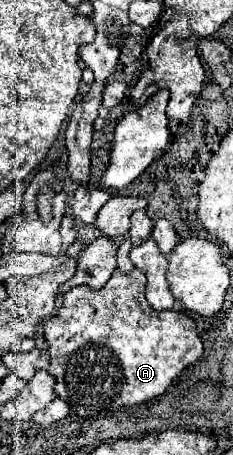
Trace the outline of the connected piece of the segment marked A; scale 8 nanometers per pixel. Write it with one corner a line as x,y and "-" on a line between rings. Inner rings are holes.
116,269
100,291
92,291
86,285
72,287
62,295
62,305
58,311
44,319
44,339
48,341
50,353
48,373
56,377
56,395
70,405
68,417
96,417
96,413
106,413
112,409
110,403
114,409
146,403
162,395
188,365
202,357
202,341
196,333
196,323
186,313
154,311
144,297
144,285
146,277
138,269
132,269
130,273
-
106,375
108,379
112,375
106,393
110,393
114,401
108,401
104,393

